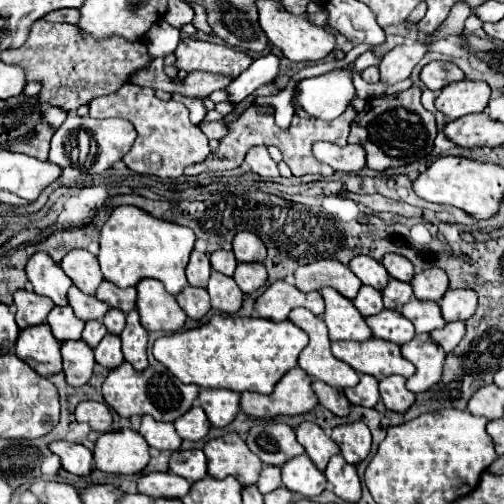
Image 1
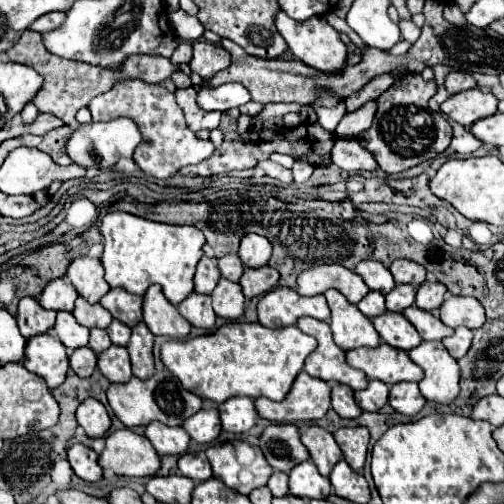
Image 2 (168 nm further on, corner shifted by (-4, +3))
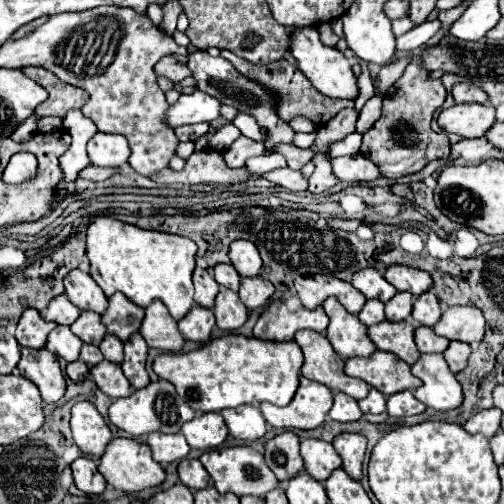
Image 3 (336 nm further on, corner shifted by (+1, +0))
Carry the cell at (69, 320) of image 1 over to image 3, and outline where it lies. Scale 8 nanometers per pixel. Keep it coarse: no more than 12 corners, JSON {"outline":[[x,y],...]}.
{"outline":[[68,326],[48,334],[48,346],[64,360],[78,360],[82,340]]}

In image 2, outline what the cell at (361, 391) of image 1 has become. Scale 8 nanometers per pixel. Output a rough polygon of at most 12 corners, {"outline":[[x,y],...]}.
{"outline":[[369,381],[355,393],[363,411],[379,411],[387,403],[389,387]]}

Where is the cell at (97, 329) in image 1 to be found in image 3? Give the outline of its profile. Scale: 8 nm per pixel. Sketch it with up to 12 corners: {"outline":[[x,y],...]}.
{"outline":[[84,344],[80,358],[88,366],[104,360],[100,348]]}

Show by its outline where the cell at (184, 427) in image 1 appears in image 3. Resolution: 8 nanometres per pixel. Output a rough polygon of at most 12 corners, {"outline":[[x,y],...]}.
{"outline":[[198,414],[180,432],[198,450],[216,448],[228,436],[222,416]]}

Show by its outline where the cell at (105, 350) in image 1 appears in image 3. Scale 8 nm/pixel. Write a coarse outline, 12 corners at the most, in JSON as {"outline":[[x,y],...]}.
{"outline":[[110,360],[90,368],[96,386],[110,398],[132,394],[122,366]]}

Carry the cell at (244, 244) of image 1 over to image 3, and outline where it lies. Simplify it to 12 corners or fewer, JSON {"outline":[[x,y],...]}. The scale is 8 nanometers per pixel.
{"outline":[[250,240],[230,244],[230,262],[240,276],[258,276],[258,248]]}

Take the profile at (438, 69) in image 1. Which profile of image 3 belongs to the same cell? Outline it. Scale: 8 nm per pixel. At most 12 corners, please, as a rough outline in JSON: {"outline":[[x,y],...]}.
{"outline":[[470,82],[454,84],[456,102],[488,102],[488,94]]}

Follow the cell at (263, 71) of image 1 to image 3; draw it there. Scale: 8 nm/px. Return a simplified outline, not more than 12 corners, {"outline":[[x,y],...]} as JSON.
{"outline":[[206,92],[182,94],[166,122],[174,126],[220,118],[222,102]]}

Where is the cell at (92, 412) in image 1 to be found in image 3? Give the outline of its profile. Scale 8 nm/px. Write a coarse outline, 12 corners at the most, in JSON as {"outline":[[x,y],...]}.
{"outline":[[92,402],[74,404],[70,428],[82,454],[96,458],[112,438]]}

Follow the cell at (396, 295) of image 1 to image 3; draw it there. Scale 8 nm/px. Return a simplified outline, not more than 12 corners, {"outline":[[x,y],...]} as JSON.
{"outline":[[412,294],[386,302],[386,320],[400,322],[412,312]]}

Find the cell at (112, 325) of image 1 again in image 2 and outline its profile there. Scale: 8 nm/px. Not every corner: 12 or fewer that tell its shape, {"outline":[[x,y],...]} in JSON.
{"outline":[[113,319],[107,333],[111,343],[125,347],[131,329]]}

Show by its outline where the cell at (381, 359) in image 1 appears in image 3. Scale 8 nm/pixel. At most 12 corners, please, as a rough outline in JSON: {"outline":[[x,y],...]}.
{"outline":[[390,352],[348,358],[346,374],[384,396],[416,390],[420,380]]}

